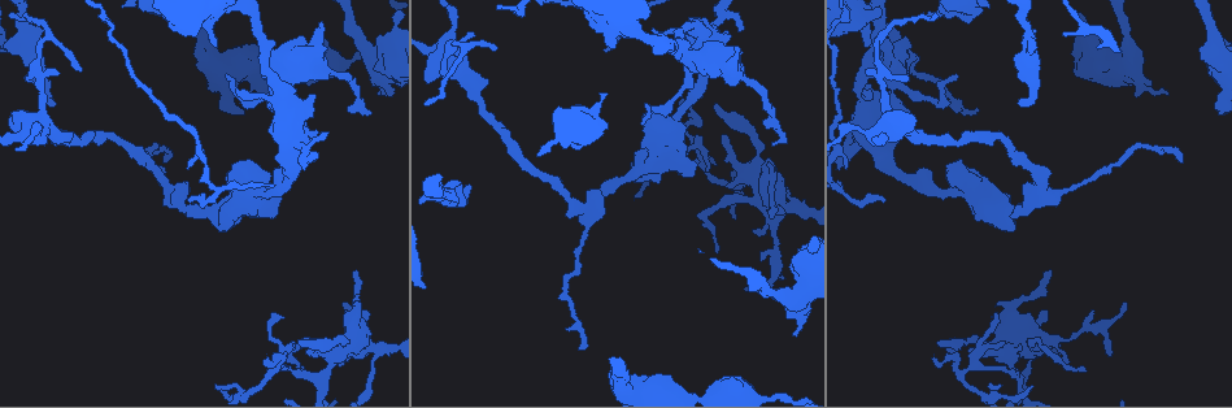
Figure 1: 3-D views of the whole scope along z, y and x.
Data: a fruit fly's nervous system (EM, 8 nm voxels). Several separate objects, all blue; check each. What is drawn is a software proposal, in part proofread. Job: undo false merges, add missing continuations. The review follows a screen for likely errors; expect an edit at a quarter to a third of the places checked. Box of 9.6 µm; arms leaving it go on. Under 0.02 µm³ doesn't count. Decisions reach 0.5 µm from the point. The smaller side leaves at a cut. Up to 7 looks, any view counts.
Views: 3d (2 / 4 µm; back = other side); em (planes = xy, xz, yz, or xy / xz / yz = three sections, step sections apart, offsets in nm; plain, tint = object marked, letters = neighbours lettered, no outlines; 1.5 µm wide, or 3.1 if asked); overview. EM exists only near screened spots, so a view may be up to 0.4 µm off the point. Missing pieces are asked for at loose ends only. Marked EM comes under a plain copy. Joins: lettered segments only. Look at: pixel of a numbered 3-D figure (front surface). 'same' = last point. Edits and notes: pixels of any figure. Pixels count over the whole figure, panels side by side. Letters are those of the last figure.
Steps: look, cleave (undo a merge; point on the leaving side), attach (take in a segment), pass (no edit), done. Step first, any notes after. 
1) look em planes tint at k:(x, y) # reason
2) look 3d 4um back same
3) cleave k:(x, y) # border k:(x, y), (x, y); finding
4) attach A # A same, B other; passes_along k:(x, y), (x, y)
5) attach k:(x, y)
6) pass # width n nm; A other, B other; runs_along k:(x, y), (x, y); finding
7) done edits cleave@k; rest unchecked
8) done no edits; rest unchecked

look em xy step 8 letters at 1:(679, 42)

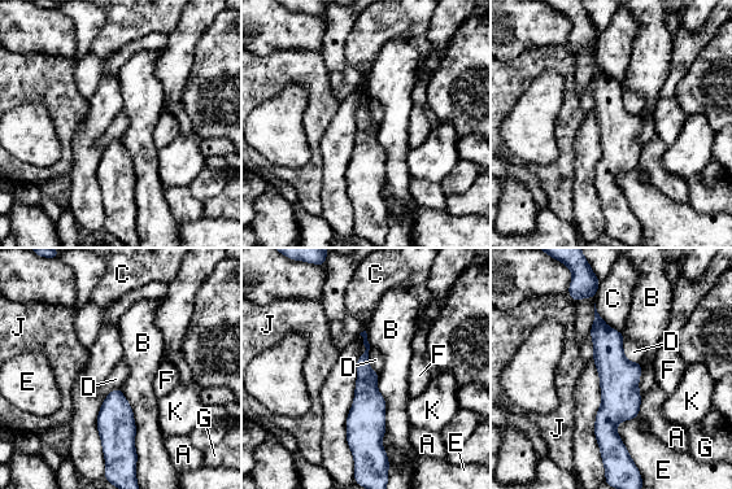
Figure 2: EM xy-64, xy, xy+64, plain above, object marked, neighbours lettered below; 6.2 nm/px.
pass # A other, B other, C other, D other, E other, F other, G other, J other, K other; all the same cell

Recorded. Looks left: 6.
look 3d 4um at 1:(51, 103) # branch stops here

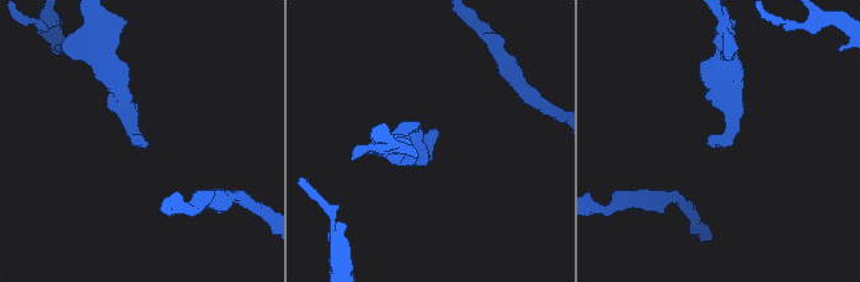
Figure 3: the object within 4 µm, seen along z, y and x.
look em planes letters at 3:(147, 141) # shape alone is not enough

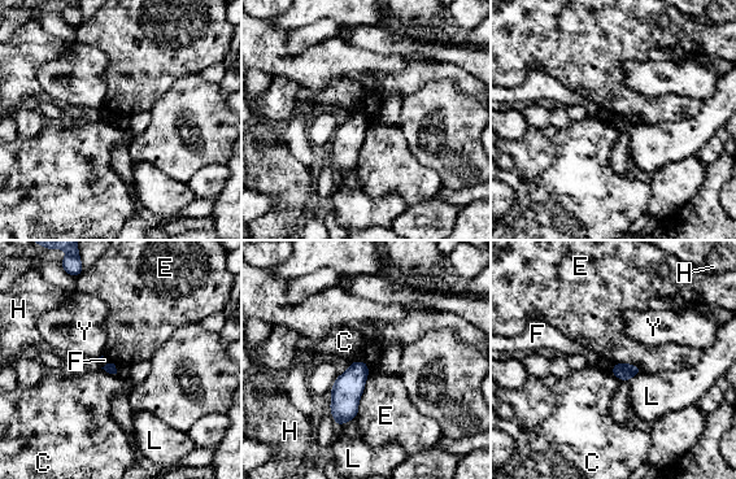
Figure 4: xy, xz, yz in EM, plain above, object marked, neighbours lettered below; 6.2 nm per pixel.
pass # C other, E other, F other, H other, L other, Y other; border 4:(369, 368), (356, 416); no lettered segment goes on from it

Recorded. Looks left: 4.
look em planes tint at 1:(267, 359) # an open end

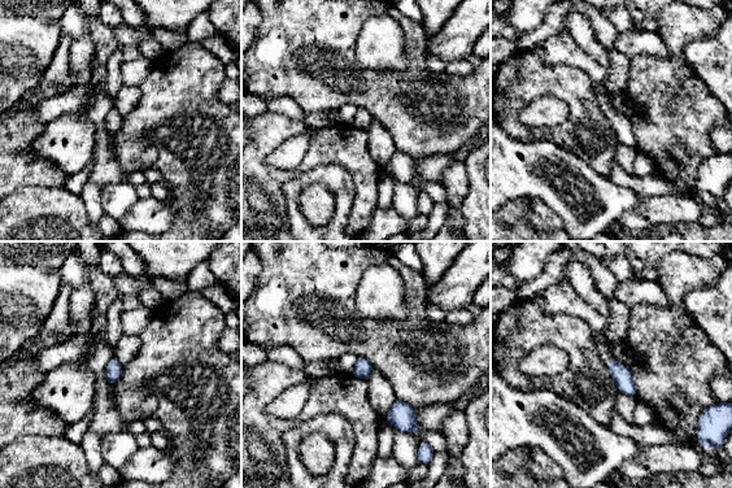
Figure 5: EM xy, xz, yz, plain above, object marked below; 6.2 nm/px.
look em planes letters same # what lies round it

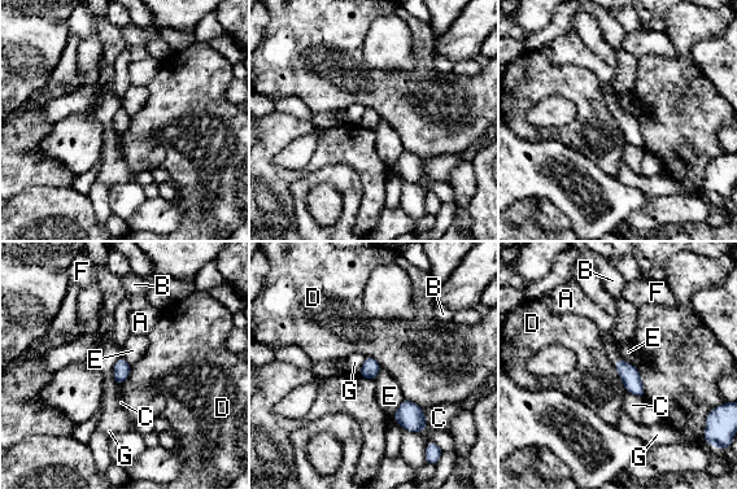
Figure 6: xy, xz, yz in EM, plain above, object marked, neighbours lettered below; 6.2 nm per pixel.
attach F # longest_contact D 200 nm; A other, B other, C other, D other, E other, F same, G other; passes_along 6:(629, 375), (618, 359), (610, 345); it goes on there

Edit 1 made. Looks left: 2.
done edits attach@6; rest unchecked

